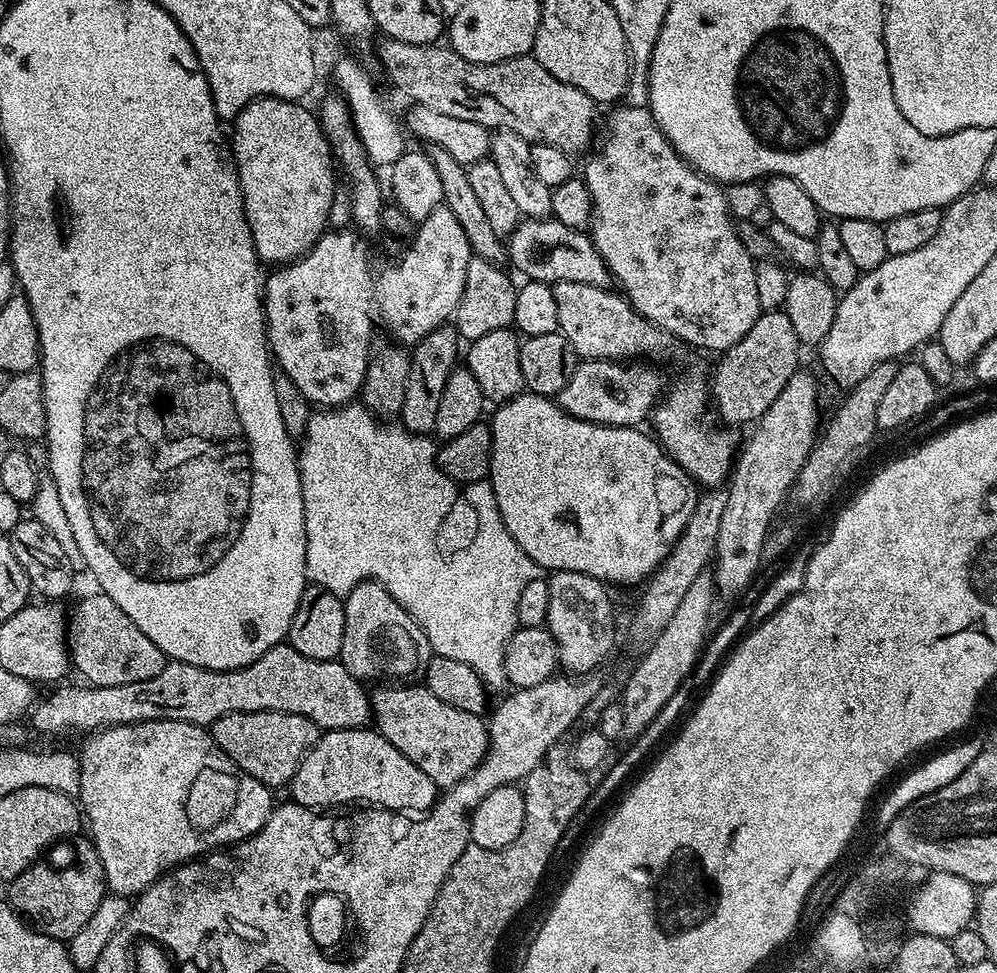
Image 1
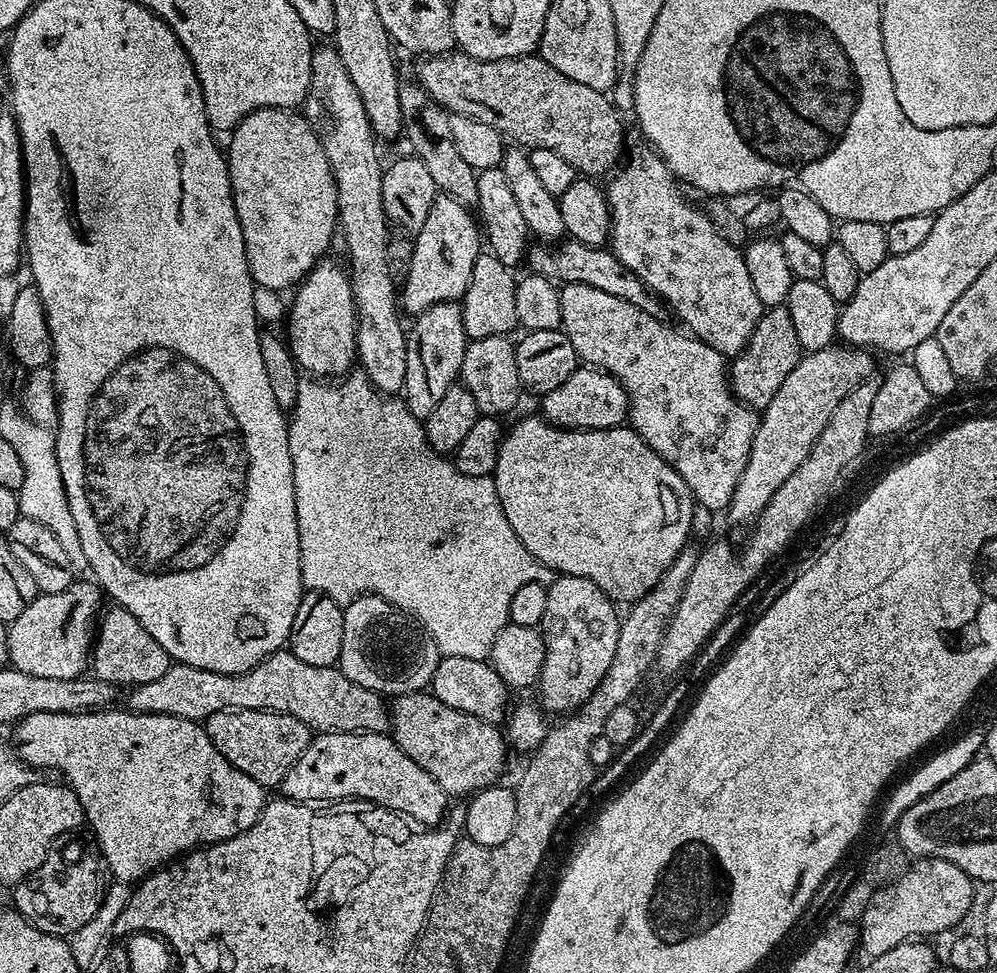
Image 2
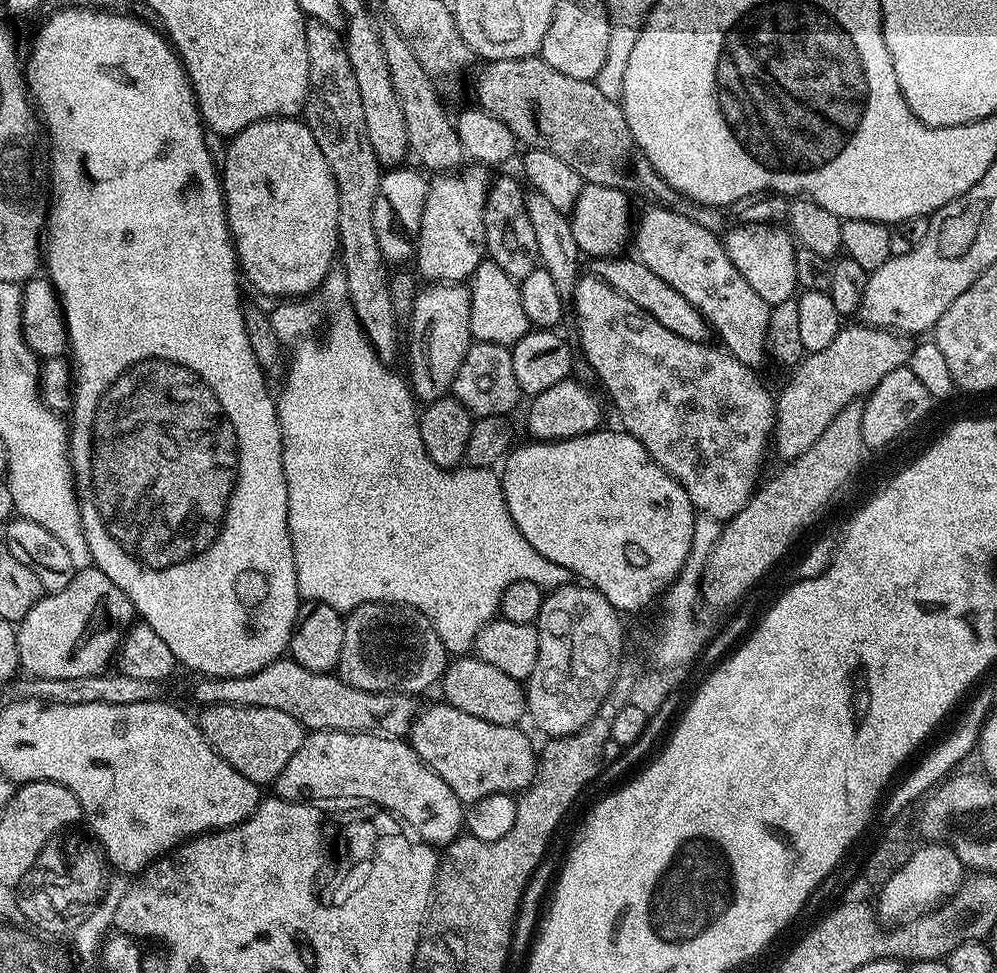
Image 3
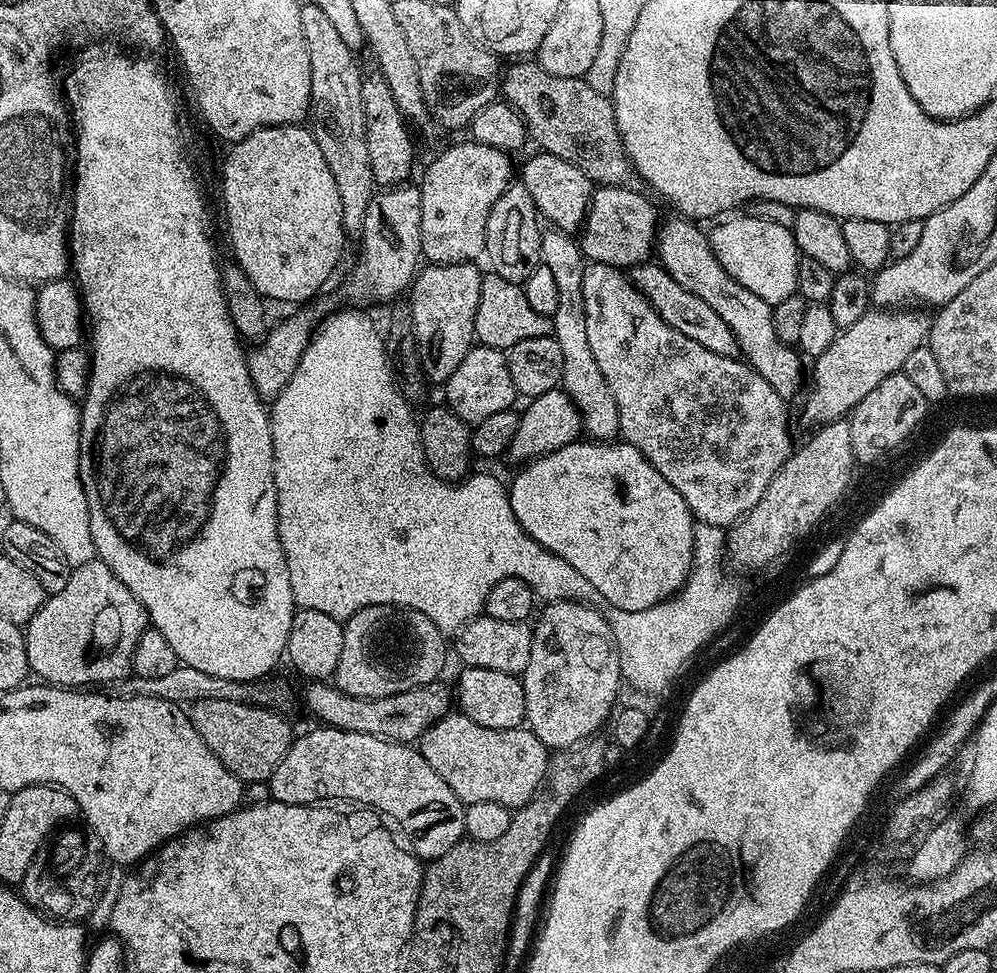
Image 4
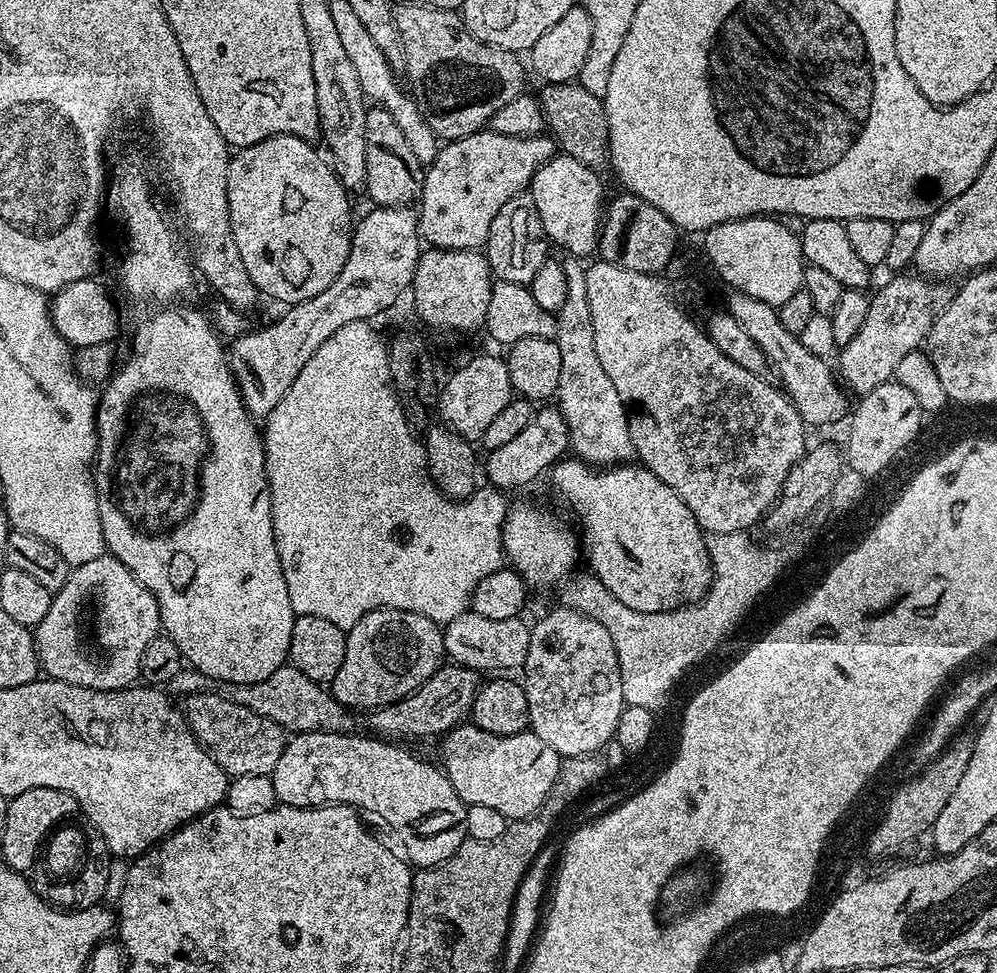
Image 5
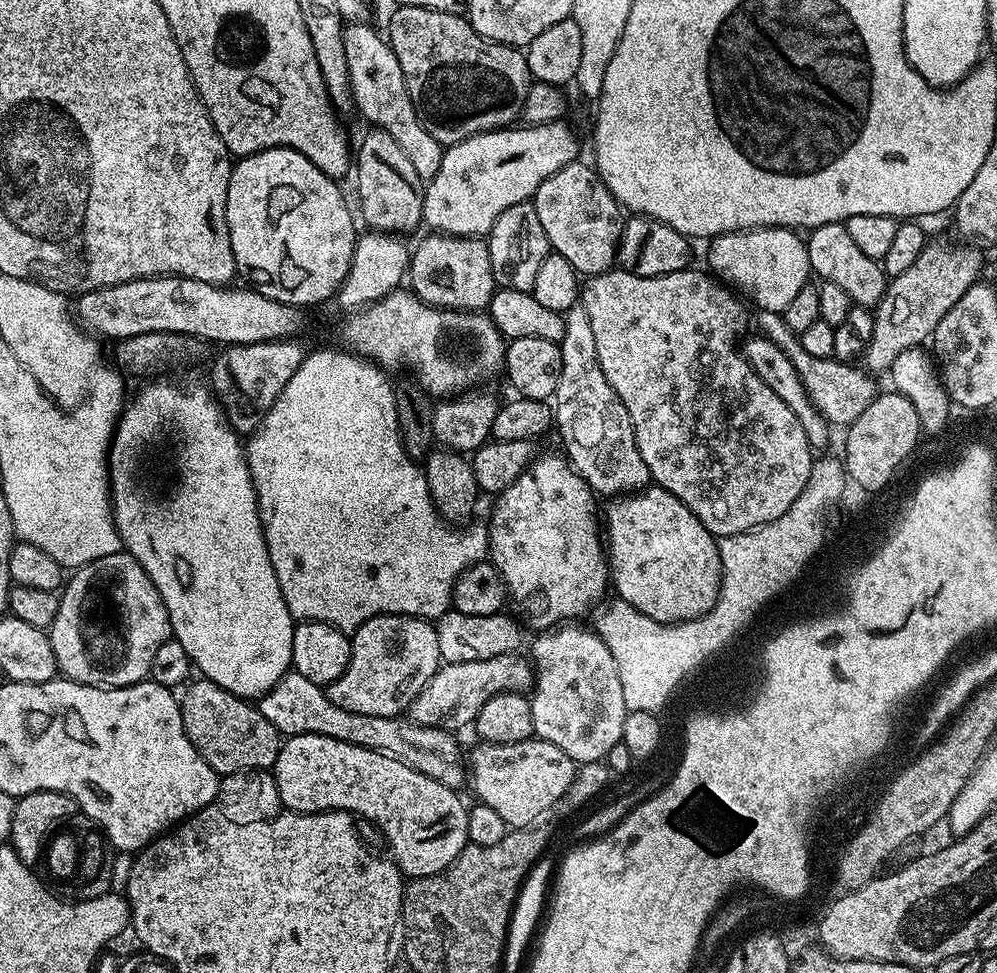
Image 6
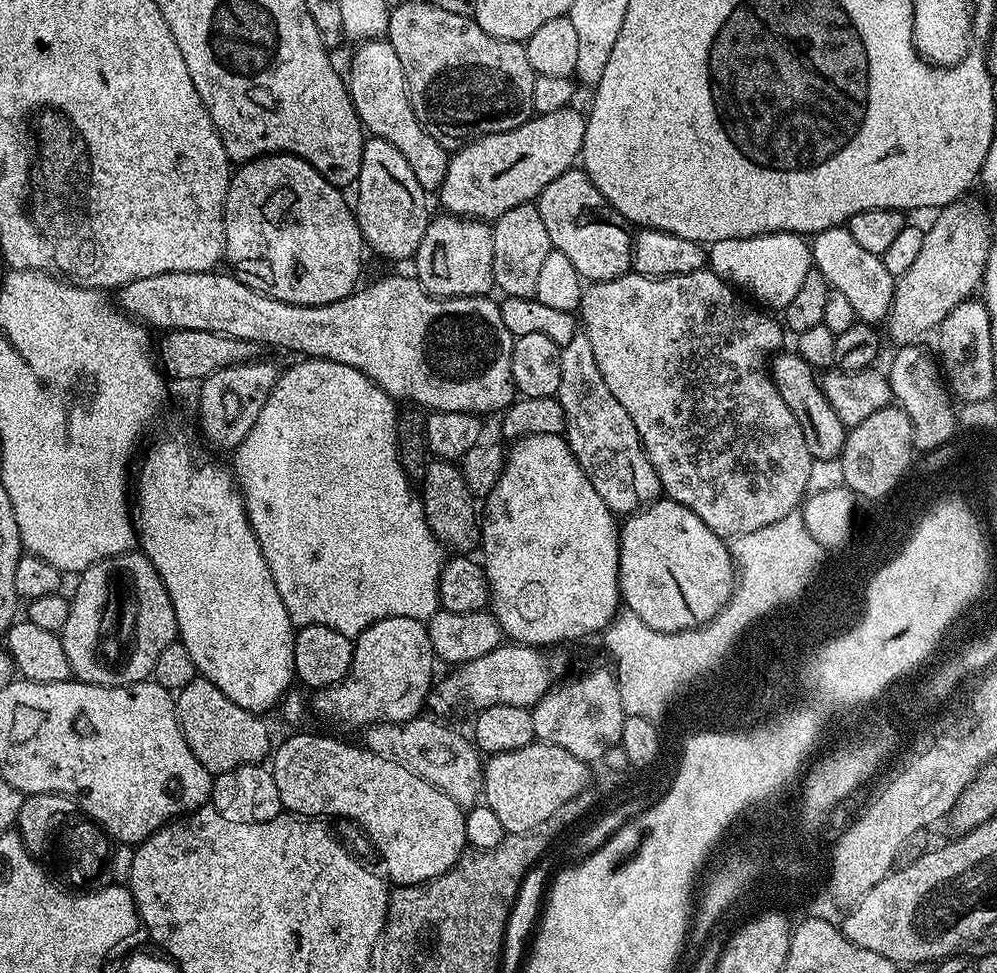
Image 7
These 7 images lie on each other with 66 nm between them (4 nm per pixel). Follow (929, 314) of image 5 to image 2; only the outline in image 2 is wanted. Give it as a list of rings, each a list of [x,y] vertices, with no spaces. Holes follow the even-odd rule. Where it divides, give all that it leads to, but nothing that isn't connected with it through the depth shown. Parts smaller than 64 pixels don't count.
[[[833,346],[801,355],[798,366],[790,370],[788,377],[782,381],[782,386],[778,386],[774,398],[770,398],[768,405],[762,409],[754,442],[750,446],[750,458],[746,462],[746,470],[742,470],[742,478],[738,478],[738,486],[726,509],[730,523],[745,524],[745,526],[756,523],[762,510],[770,502],[770,498],[774,498],[778,486],[782,486],[782,482],[786,482],[786,478],[790,478],[790,474],[794,474],[798,466],[802,466],[802,461],[806,458],[806,454],[810,454],[818,434],[826,430],[826,422],[830,422],[830,414],[834,414],[834,406],[838,406],[838,402],[842,402],[842,398],[846,398],[846,394],[850,394],[854,386],[858,386],[873,375],[872,356],[871,351],[851,346]]]

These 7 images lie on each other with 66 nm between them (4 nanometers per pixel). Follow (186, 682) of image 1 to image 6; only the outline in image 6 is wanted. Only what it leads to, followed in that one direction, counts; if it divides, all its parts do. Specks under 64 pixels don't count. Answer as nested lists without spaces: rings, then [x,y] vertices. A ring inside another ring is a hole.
[[[513,654],[510,656],[499,656],[498,658],[488,658],[482,662],[441,663],[440,669],[433,674],[430,682],[426,682],[426,686],[422,686],[418,698],[414,698],[414,702],[409,706],[406,713],[407,719],[411,720],[413,724],[421,724],[431,728],[457,730],[456,728],[464,728],[467,724],[469,727],[475,721],[478,710],[482,710],[482,706],[486,706],[486,702],[490,698],[494,698],[503,692],[524,694],[531,689],[534,683],[534,668],[527,659],[525,660],[520,657],[520,654]]]

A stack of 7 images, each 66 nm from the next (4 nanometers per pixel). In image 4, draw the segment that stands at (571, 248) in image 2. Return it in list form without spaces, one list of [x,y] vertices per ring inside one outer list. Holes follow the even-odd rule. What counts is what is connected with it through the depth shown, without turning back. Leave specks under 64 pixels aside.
[[[659,262],[635,264],[634,267],[627,269],[626,275],[632,281],[632,285],[644,295],[646,302],[654,306],[654,310],[660,315],[662,322],[666,322],[666,326],[674,326],[678,334],[686,334],[686,338],[698,342],[698,346],[706,346],[706,350],[714,354],[722,354],[731,360],[740,356],[740,347],[730,326],[726,326],[726,322],[722,322],[722,317],[710,305],[702,302],[698,294],[674,282],[663,264]]]

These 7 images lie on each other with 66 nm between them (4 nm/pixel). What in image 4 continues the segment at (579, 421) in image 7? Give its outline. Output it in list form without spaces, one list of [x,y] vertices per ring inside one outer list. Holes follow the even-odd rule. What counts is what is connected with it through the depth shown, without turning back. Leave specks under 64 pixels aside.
[[[553,227],[541,231],[540,263],[548,267],[554,283],[558,285],[558,310],[554,310],[551,316],[551,335],[562,349],[560,384],[580,411],[583,431],[593,441],[611,441],[620,431],[618,406],[614,402],[614,394],[610,394],[610,386],[606,386],[606,378],[602,378],[602,370],[598,370],[598,361],[590,351],[590,341],[586,335],[586,302],[582,298],[586,257],[580,248],[579,239],[571,233]]]

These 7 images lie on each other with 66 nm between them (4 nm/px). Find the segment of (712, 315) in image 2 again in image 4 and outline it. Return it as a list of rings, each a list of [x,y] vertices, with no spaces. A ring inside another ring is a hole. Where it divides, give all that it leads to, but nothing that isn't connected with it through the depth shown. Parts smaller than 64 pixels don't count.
[[[687,218],[675,219],[670,221],[665,228],[663,225],[659,229],[659,263],[663,264],[674,282],[678,282],[686,290],[698,294],[698,298],[702,298],[702,302],[706,302],[722,317],[722,322],[726,322],[726,326],[730,326],[730,330],[734,332],[734,338],[740,347],[740,356],[759,376],[766,378],[766,382],[770,382],[772,389],[783,400],[792,402],[796,395],[798,395],[797,397],[801,395],[800,383],[803,380],[805,383],[806,380],[806,364],[804,368],[803,362],[805,363],[805,361],[795,347],[782,342],[782,338],[778,338],[778,330],[774,330],[774,318],[772,317],[773,305],[767,304],[762,298],[758,298],[758,294],[750,294],[750,290],[746,290],[746,286],[738,286],[738,282],[734,282],[734,278],[730,278],[730,274],[726,274],[726,270],[722,270],[718,258],[714,258],[714,250],[710,246],[707,235],[703,231],[700,233],[696,229],[699,227],[693,221]]]

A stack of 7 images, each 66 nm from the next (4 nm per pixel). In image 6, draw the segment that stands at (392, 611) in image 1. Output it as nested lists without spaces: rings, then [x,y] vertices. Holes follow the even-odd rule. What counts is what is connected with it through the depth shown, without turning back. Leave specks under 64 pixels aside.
[[[375,616],[362,626],[358,626],[350,636],[352,649],[350,662],[343,674],[334,683],[327,685],[326,691],[334,706],[350,710],[354,714],[374,714],[375,716],[400,716],[407,713],[409,706],[418,698],[422,686],[430,682],[442,663],[438,650],[438,634],[435,623],[421,620],[418,616]]]

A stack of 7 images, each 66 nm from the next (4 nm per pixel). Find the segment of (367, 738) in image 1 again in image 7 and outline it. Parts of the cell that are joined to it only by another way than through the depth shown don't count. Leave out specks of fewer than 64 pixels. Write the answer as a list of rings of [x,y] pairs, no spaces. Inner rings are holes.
[[[300,732],[275,745],[270,756],[270,769],[280,791],[283,807],[289,813],[300,818],[349,816],[380,851],[380,860],[385,868],[383,871],[393,885],[421,884],[438,878],[454,867],[456,860],[466,851],[465,809],[430,782],[418,778],[418,774],[406,766],[390,762],[363,746],[355,748],[332,736],[311,736],[308,732]]]

